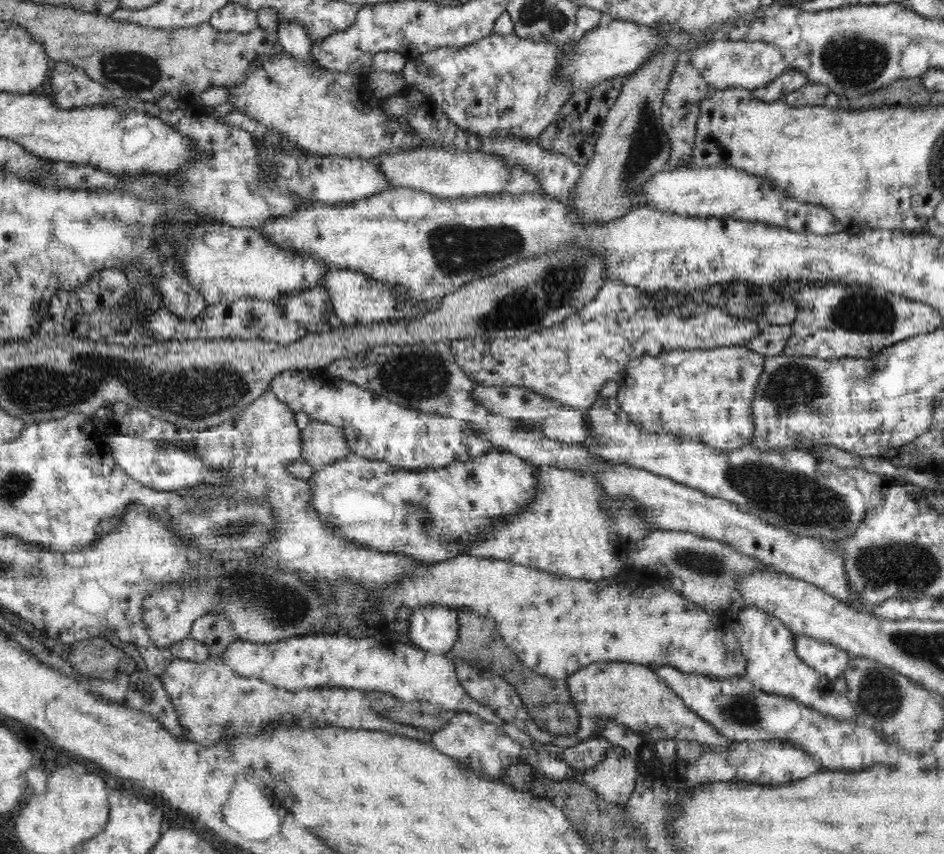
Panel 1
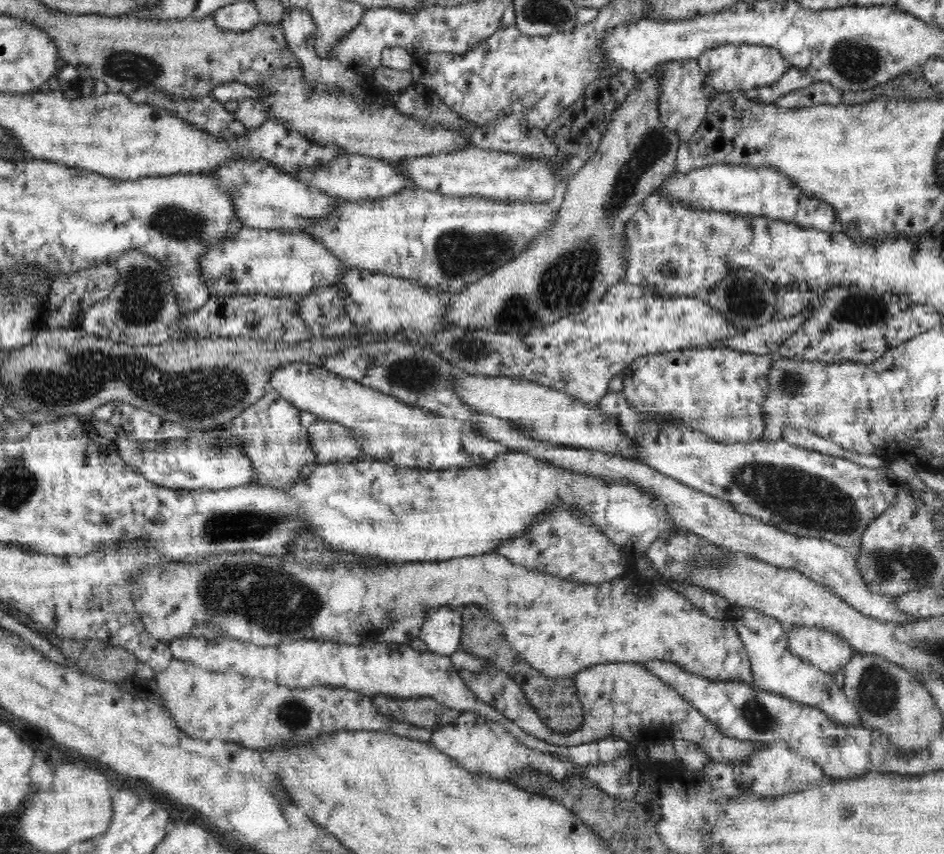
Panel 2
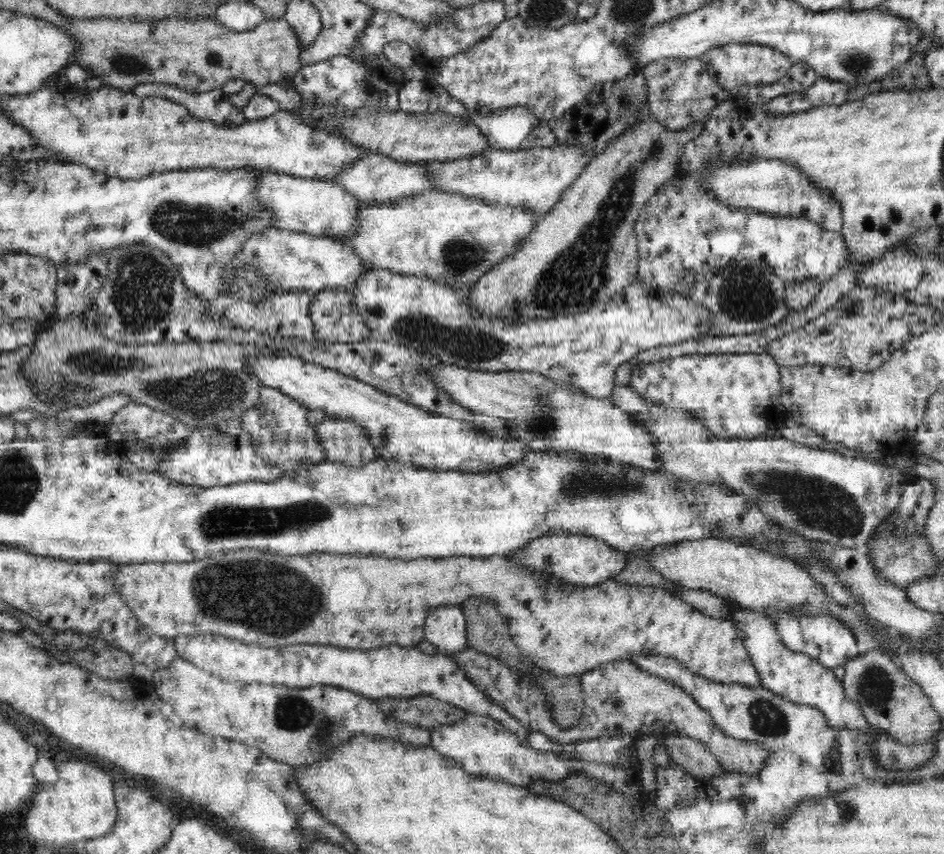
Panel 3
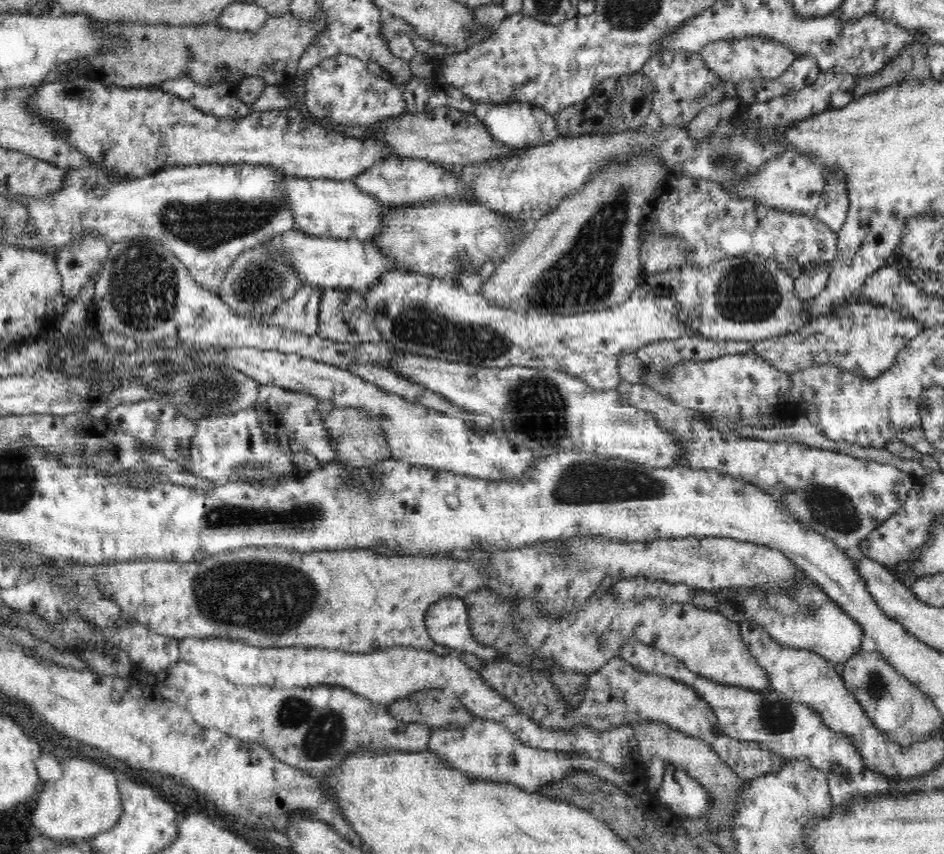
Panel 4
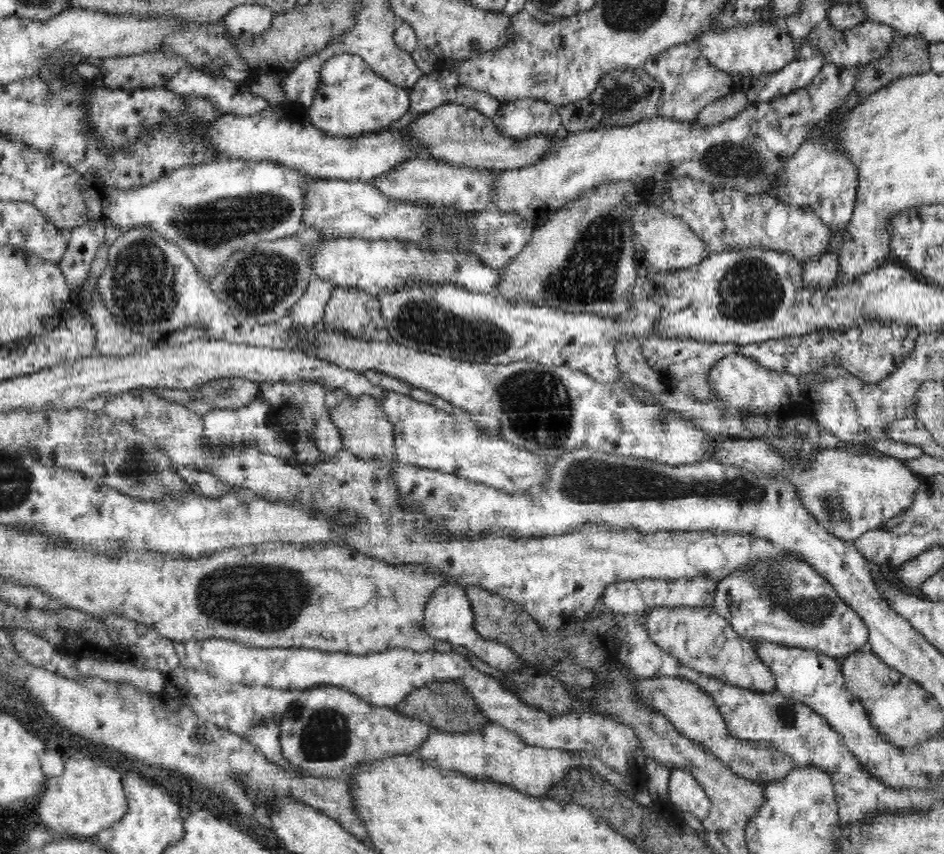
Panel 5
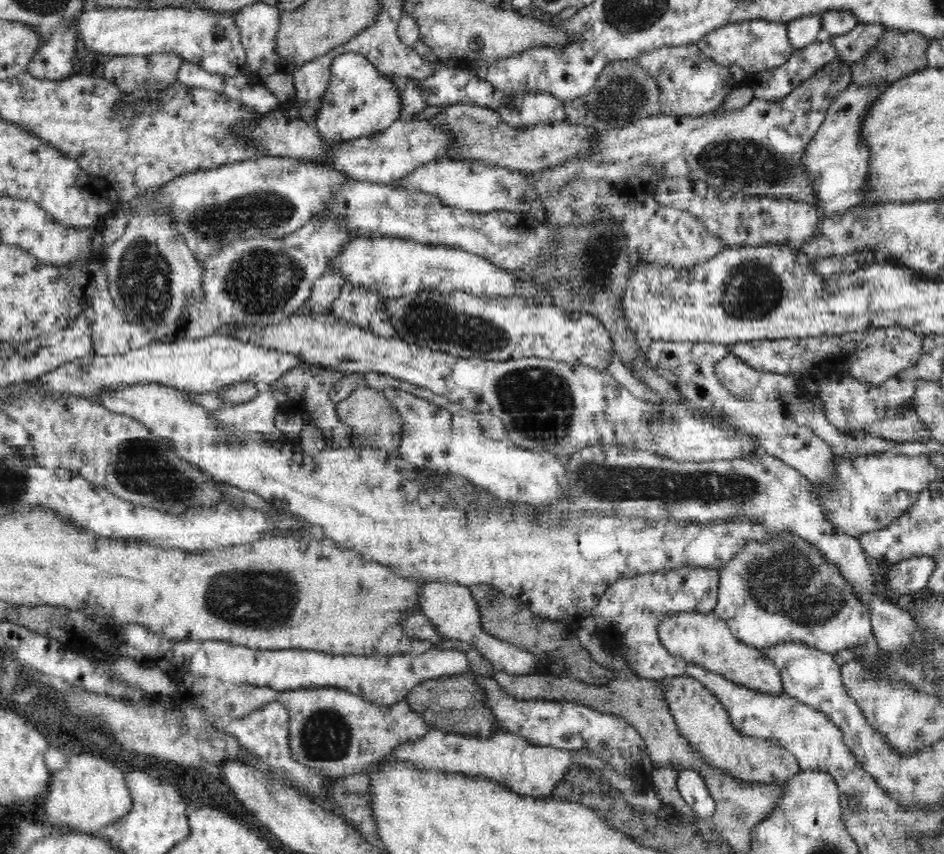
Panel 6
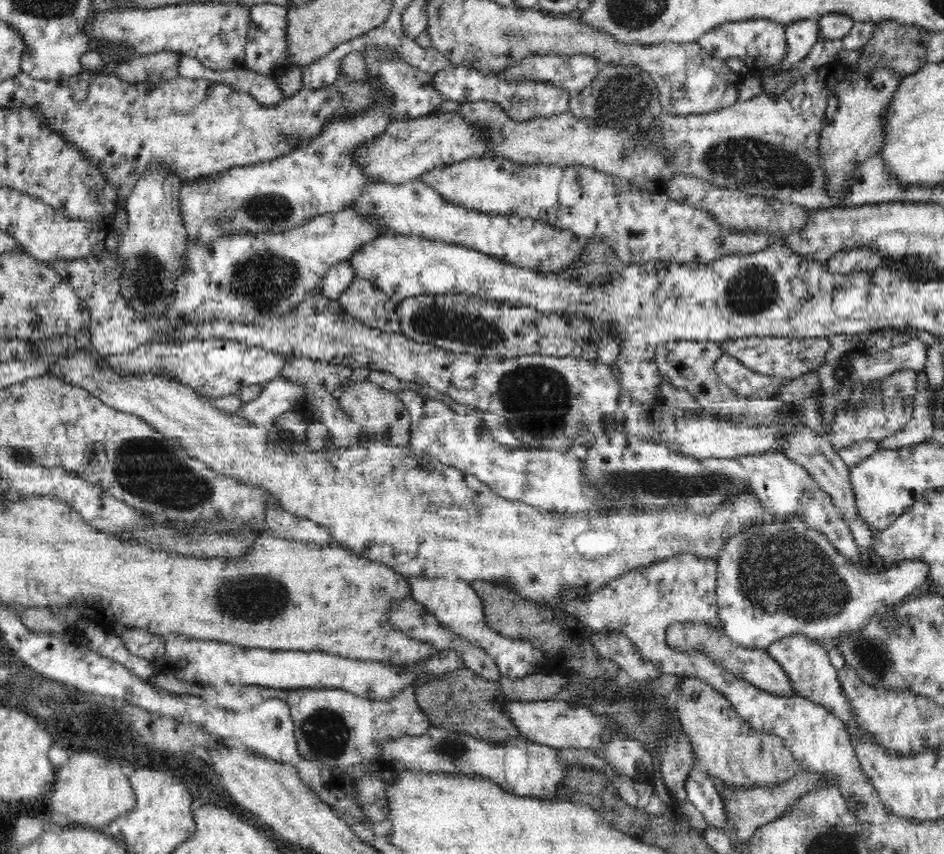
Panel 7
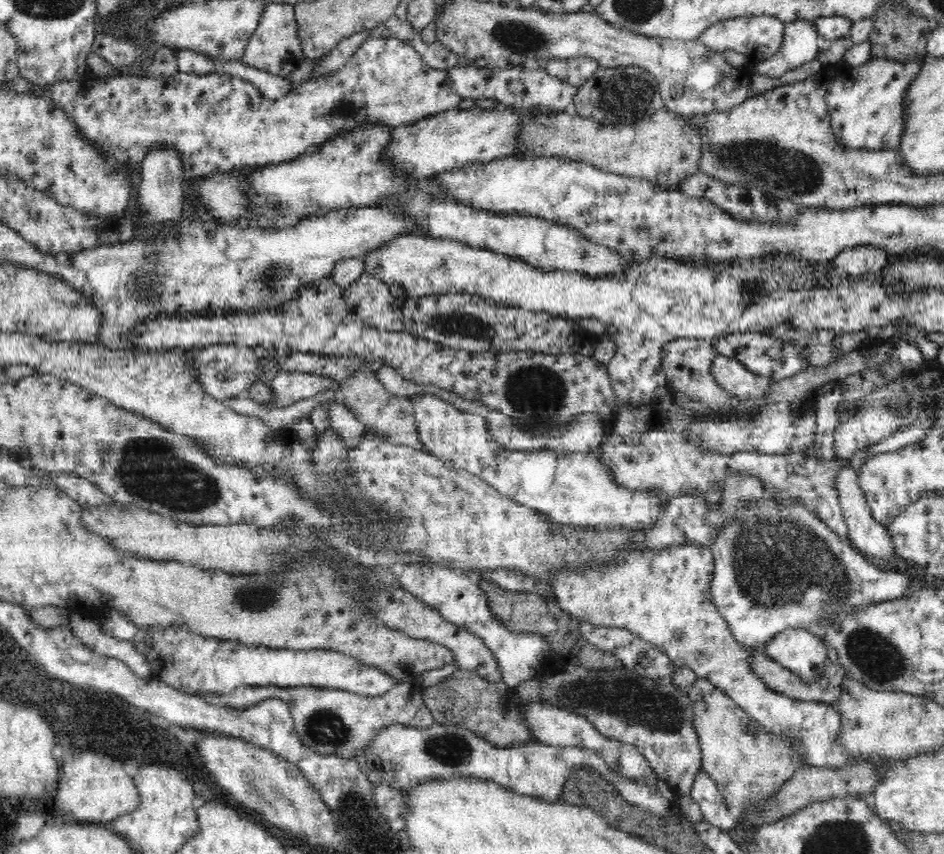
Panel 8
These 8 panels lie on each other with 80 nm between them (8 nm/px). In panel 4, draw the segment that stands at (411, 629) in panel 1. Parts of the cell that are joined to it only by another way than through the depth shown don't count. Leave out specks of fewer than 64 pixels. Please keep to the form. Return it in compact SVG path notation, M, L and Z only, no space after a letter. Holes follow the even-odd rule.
M444 596L429 607L425 623L435 644L450 648L453 653L470 652L481 660L504 660L495 648L480 644L471 633L468 609L463 598Z

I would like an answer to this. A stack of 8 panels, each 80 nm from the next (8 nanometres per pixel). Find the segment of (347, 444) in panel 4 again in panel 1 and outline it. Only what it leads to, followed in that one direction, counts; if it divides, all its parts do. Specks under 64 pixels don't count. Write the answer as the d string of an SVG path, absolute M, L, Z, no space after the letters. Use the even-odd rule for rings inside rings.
M312 421L301 430L302 460L311 466L312 471L348 456L348 448L343 429L330 423Z

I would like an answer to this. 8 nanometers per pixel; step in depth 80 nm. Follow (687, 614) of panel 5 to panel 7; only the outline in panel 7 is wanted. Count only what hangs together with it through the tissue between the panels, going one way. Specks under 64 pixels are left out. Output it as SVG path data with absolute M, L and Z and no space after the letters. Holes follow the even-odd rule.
M674 623L666 629L666 642L670 648L680 652L703 652L718 666L727 668L736 678L743 678L758 690L772 695L795 697L788 675L783 668L768 654L767 649L751 649L737 645L725 632L710 623Z

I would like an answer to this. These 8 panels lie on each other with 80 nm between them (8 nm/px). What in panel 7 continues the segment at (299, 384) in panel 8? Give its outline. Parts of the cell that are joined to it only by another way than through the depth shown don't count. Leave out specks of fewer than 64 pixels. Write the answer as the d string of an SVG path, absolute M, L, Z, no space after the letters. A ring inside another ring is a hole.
M282 376L263 385L262 392L250 402L241 404L236 415L260 428L272 428L275 420L305 395L304 387L286 381Z

